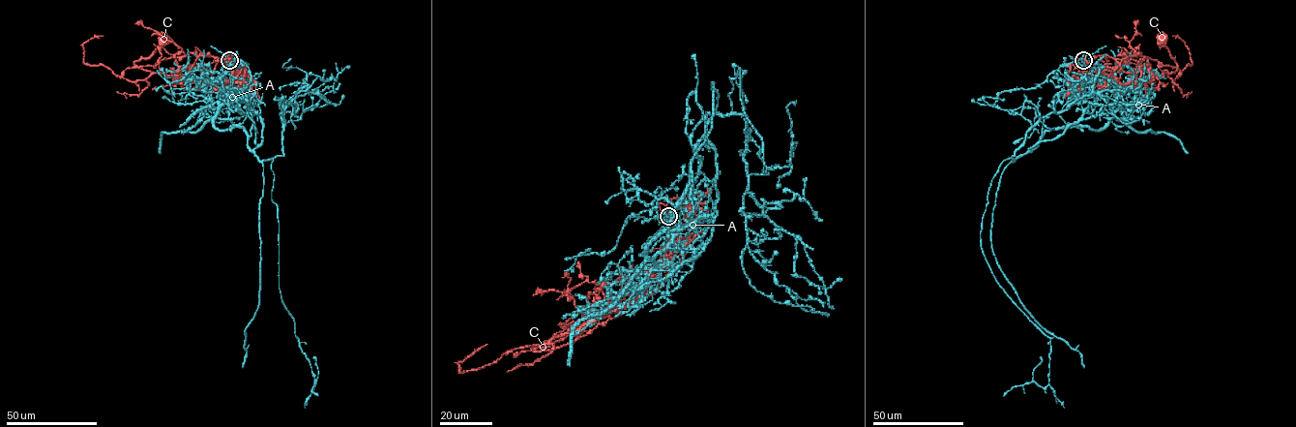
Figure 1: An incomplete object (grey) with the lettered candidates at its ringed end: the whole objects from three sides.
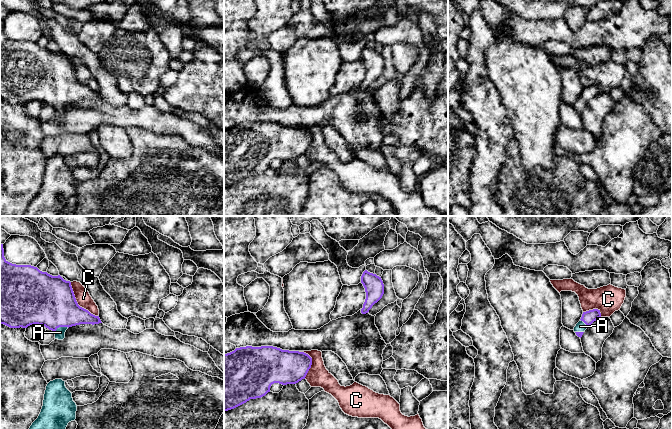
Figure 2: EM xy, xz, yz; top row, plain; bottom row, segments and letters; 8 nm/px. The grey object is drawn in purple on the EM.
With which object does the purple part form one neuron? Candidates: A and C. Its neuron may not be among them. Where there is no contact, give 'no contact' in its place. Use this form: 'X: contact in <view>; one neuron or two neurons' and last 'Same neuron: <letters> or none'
A: contact in xy; one neuron
C: contact in xy; two neurons
Same neuron: A

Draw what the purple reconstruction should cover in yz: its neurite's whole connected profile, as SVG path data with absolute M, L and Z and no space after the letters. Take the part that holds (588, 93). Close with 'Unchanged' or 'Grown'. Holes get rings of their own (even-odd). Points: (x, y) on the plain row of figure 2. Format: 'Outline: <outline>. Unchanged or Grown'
Outline: M593 85L586 88L583 88L580 97L574 103L574 108L578 113L582 113L585 106L598 94L601 93L600 86Z. Grown

